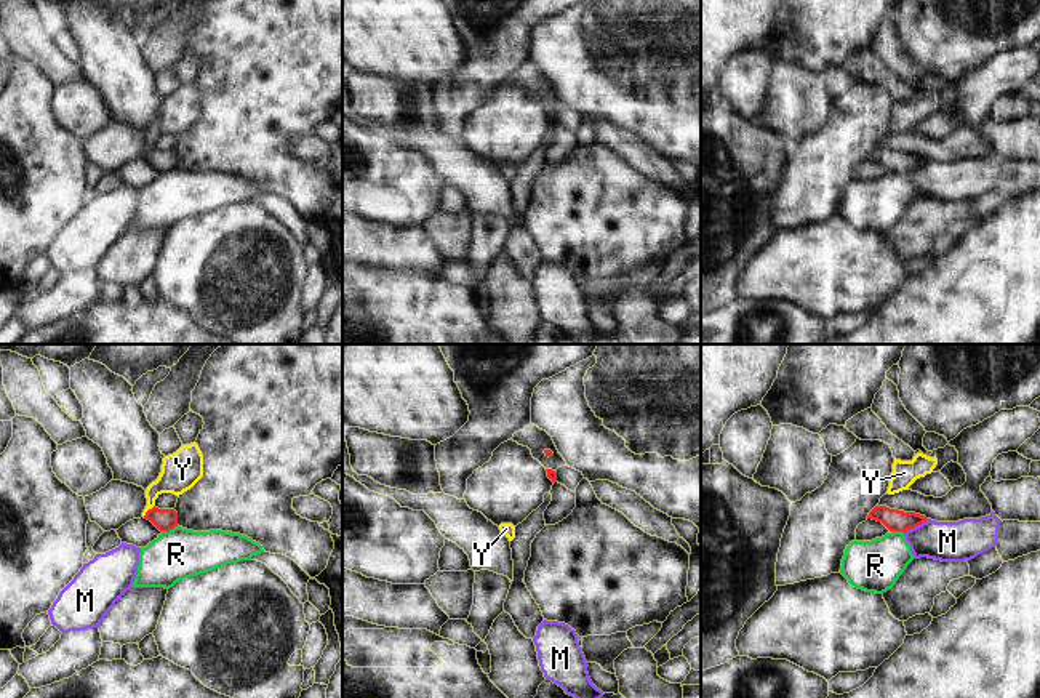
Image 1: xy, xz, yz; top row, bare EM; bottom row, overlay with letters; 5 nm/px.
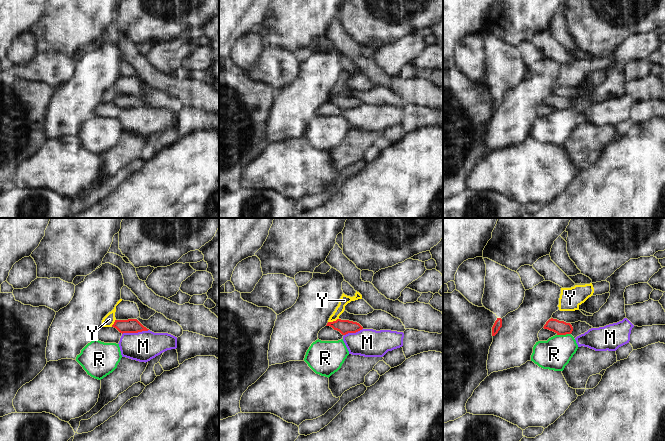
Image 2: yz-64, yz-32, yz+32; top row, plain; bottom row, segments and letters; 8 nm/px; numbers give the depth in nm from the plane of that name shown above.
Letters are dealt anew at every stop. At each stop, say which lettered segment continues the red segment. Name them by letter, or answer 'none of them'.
none of them

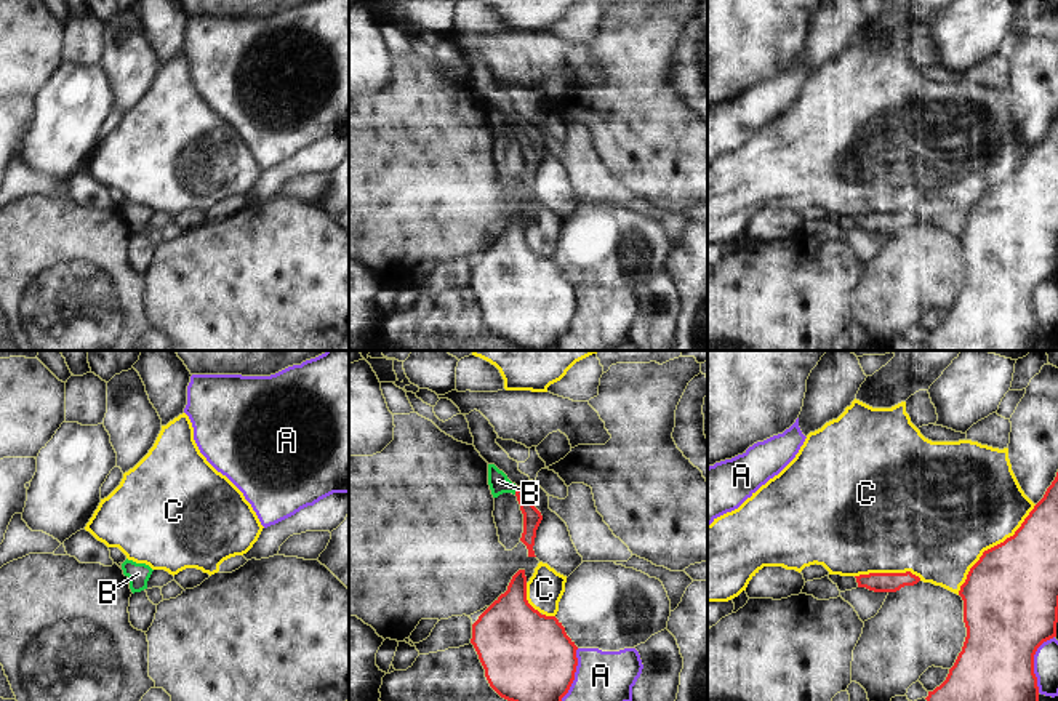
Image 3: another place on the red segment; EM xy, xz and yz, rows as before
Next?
none of them

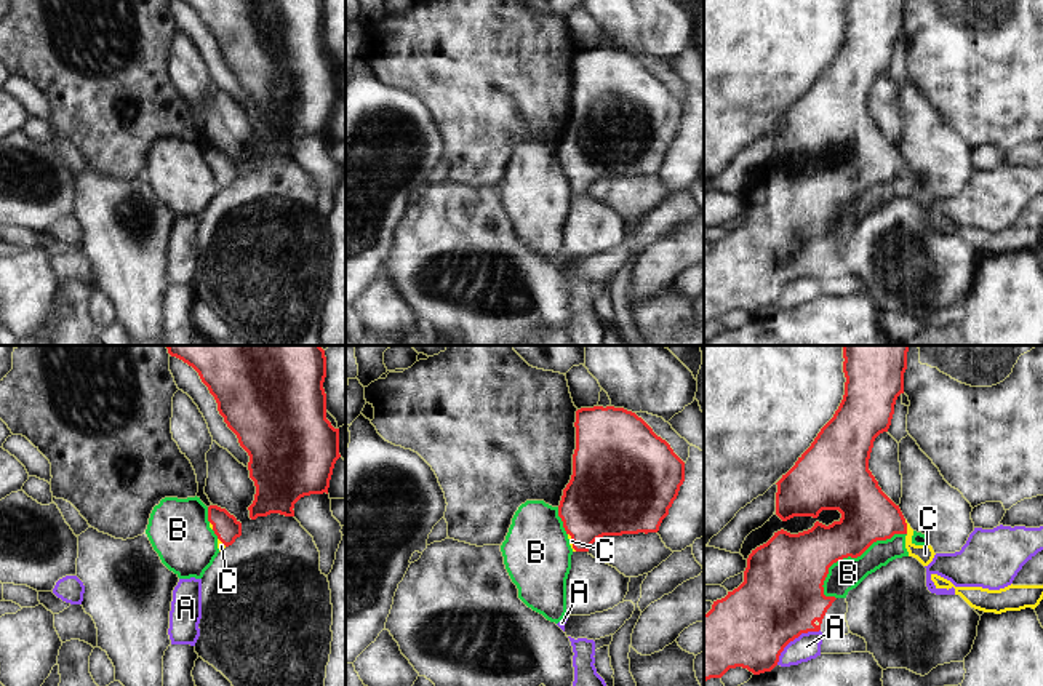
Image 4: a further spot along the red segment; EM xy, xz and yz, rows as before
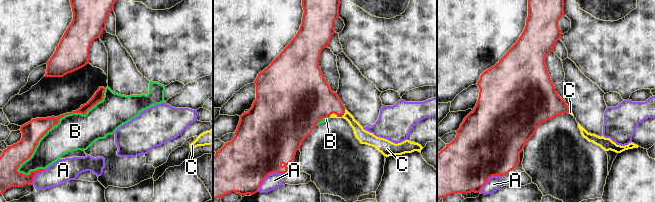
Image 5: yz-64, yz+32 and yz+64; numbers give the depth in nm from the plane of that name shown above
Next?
C

